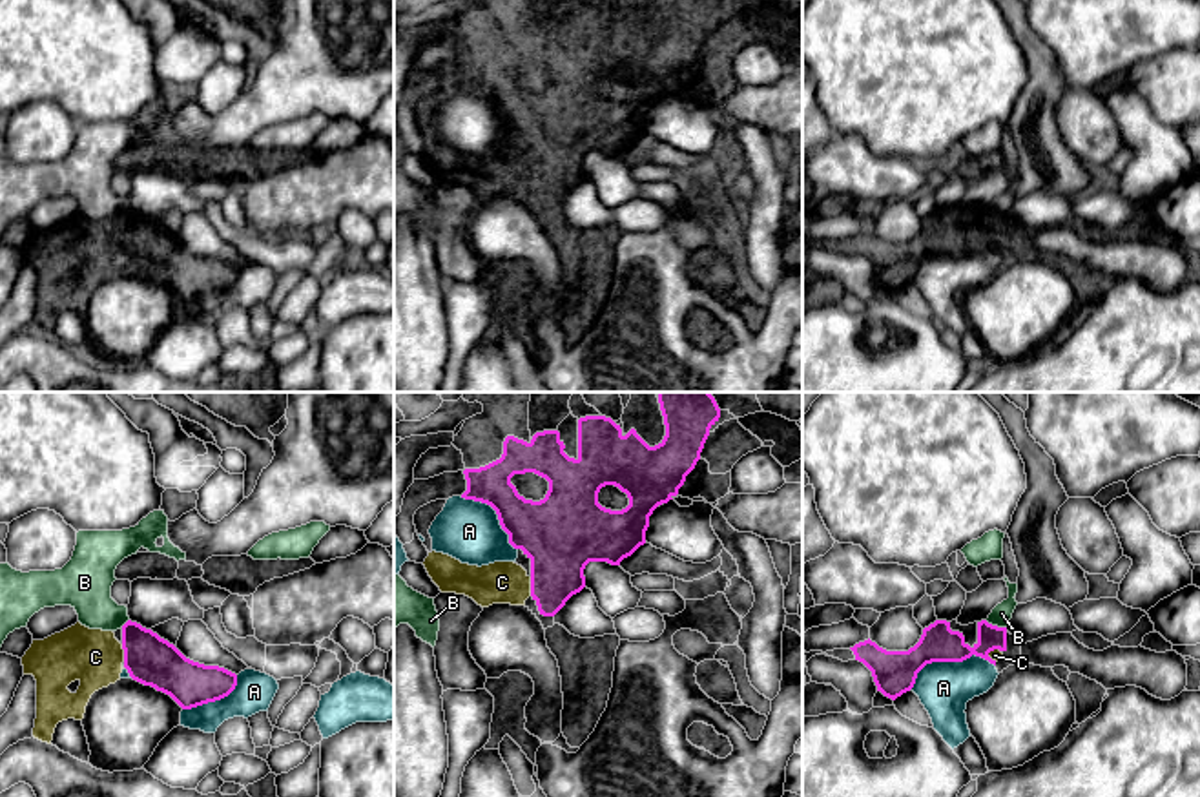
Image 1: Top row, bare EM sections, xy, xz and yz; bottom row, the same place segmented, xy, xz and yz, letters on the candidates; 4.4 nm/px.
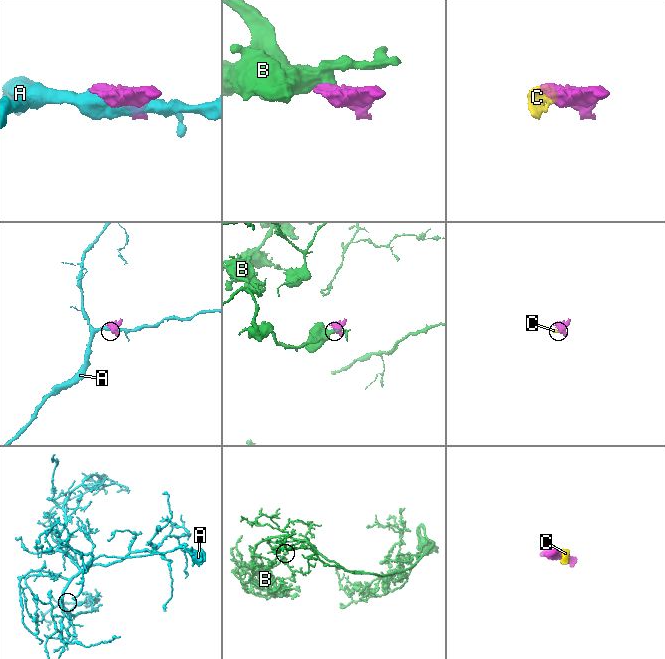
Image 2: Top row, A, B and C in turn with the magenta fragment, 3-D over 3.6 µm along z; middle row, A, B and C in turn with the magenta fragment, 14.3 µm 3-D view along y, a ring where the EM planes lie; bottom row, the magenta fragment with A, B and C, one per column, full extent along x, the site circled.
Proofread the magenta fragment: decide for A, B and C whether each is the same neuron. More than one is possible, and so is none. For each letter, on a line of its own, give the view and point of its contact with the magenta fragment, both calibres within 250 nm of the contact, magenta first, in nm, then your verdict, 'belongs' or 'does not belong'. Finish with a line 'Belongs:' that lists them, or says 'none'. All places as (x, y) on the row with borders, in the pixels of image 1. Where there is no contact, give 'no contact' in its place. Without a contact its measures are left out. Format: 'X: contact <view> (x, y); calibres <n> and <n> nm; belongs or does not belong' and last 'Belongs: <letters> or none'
A: contact yz (949, 661); calibres 190 and 240 nm; does not belong
B: contact yz (996, 626); calibres 150 and 90 nm; does not belong
C: contact xz (531, 586); calibres 320 and 190 nm; belongs
Belongs: C

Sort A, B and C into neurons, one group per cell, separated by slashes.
A / B / C

